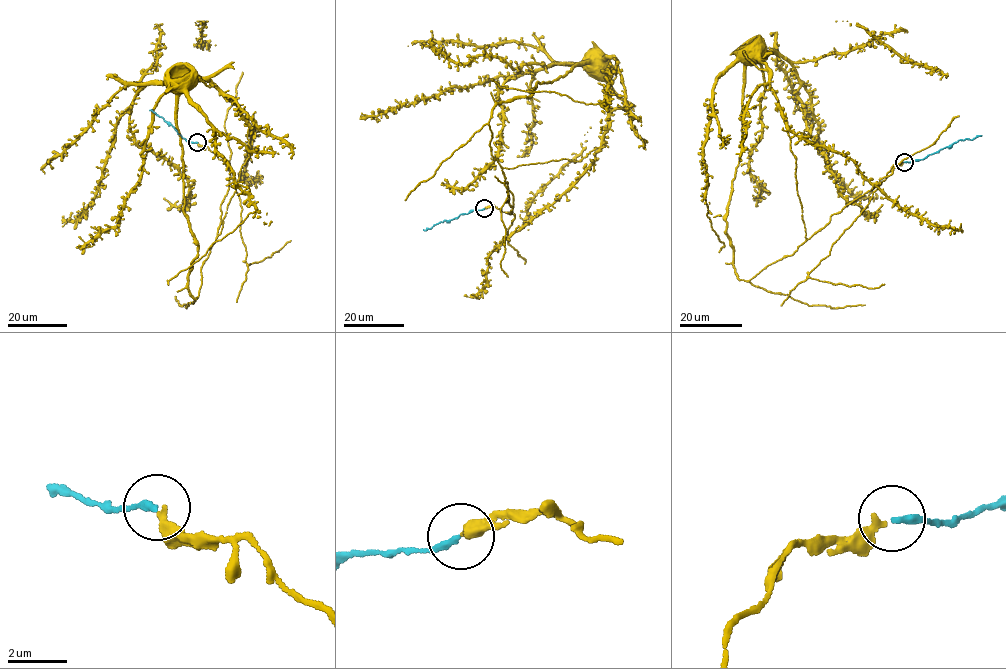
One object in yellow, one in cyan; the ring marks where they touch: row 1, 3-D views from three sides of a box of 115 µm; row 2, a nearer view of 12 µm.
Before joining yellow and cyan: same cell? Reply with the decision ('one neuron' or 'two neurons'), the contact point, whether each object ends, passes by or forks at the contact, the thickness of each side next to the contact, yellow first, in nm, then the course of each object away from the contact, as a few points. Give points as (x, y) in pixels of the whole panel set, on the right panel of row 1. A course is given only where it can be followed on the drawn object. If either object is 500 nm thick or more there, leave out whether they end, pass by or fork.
one neuron; at (904, 162); yellow ends there; cyan ends there; 300 nm thick on the yellow side, 220 nm on the other; yellow runs (903, 162), (791, 255), (740, 279), (726, 216), (743, 148), (747, 45); cyan runs (904, 162), (923, 159), (959, 140), (981, 136)

